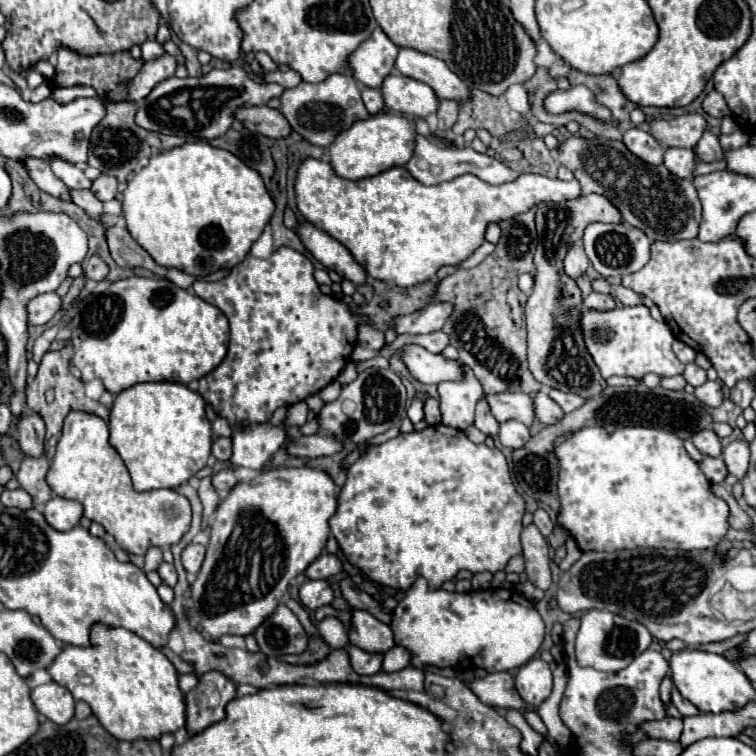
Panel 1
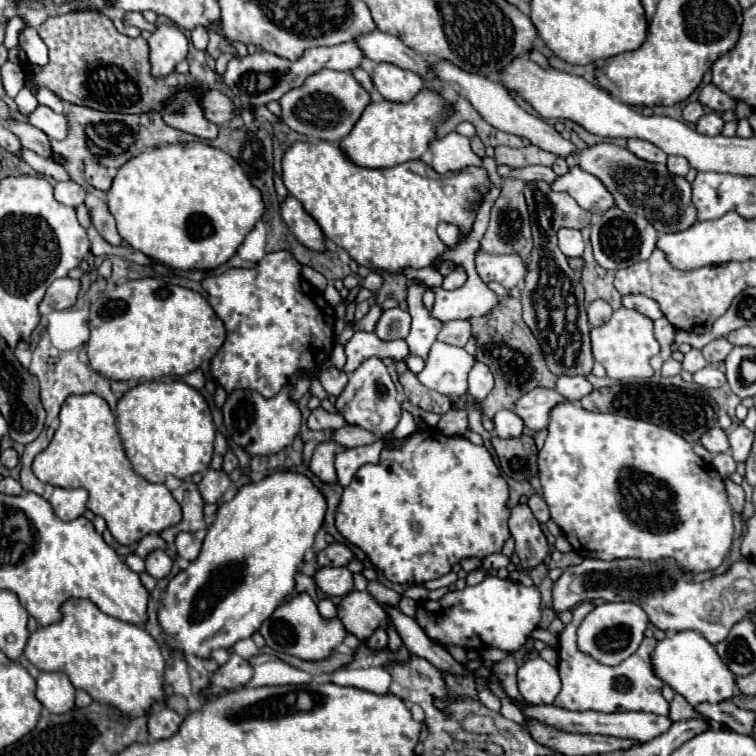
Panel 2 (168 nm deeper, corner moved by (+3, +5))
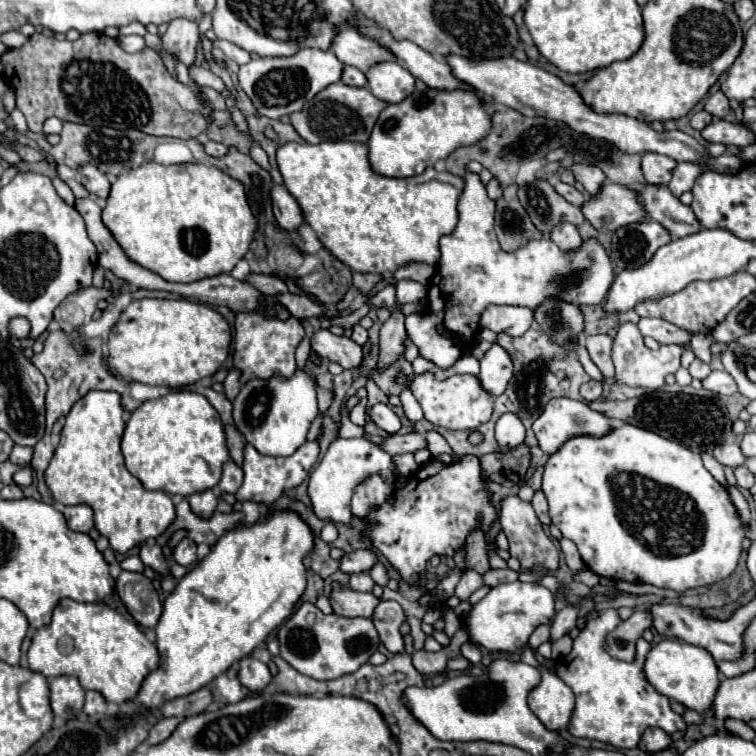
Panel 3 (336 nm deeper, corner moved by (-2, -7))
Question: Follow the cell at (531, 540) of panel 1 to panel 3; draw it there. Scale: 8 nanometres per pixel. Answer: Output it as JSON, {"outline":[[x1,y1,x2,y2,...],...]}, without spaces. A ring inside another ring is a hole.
{"outline":[[508,496,502,502,498,520,502,524,504,534,508,536,508,542,510,542,510,556,518,558,524,570,534,570,534,568,540,566,540,568,544,568,548,572,554,572,558,568,558,560,560,560,558,550,552,544,552,540,546,536,546,532,542,530,542,524,540,524,532,504,522,502,518,496]]}

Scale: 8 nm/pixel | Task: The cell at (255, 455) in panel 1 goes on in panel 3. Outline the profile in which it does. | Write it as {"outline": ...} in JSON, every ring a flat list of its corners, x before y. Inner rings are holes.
{"outline":[[296,370,290,380,284,380,280,376,272,376,270,380,250,380,242,386,240,394,236,396,232,416,236,430,260,454,292,456,292,452,306,444,310,424,318,416,316,390,312,378,306,372]]}

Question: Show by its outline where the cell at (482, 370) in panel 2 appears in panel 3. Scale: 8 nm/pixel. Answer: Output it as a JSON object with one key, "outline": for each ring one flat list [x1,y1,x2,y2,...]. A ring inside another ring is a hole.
{"outline":[[492,344,492,348,486,352,486,356,480,360,480,386,492,396,500,396,506,390,508,380,512,378,512,360,506,354,506,350,498,344]]}

